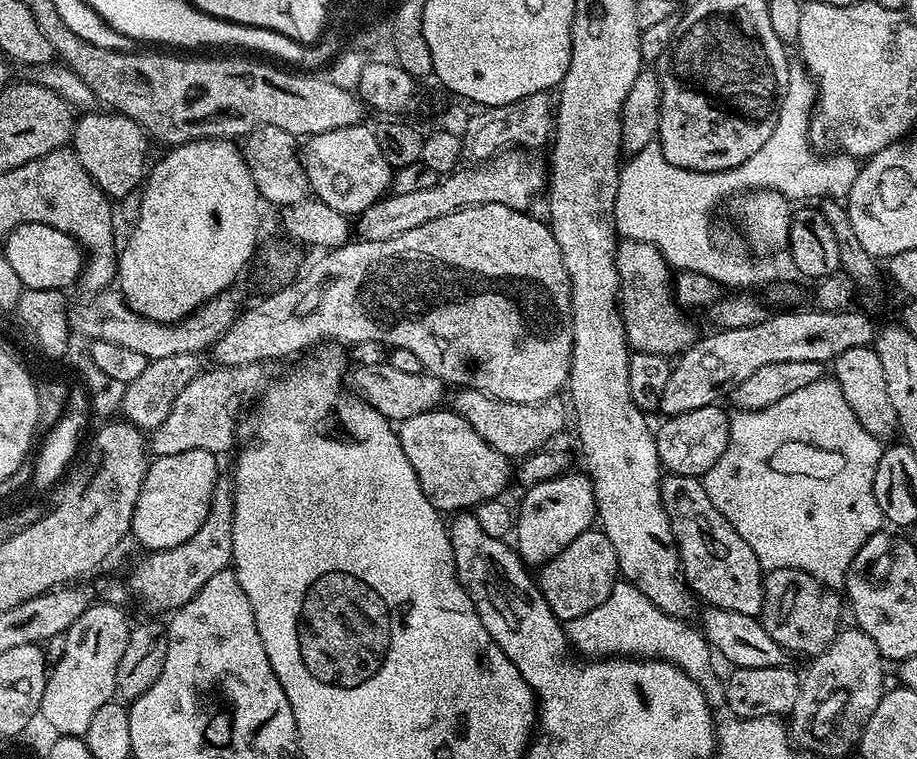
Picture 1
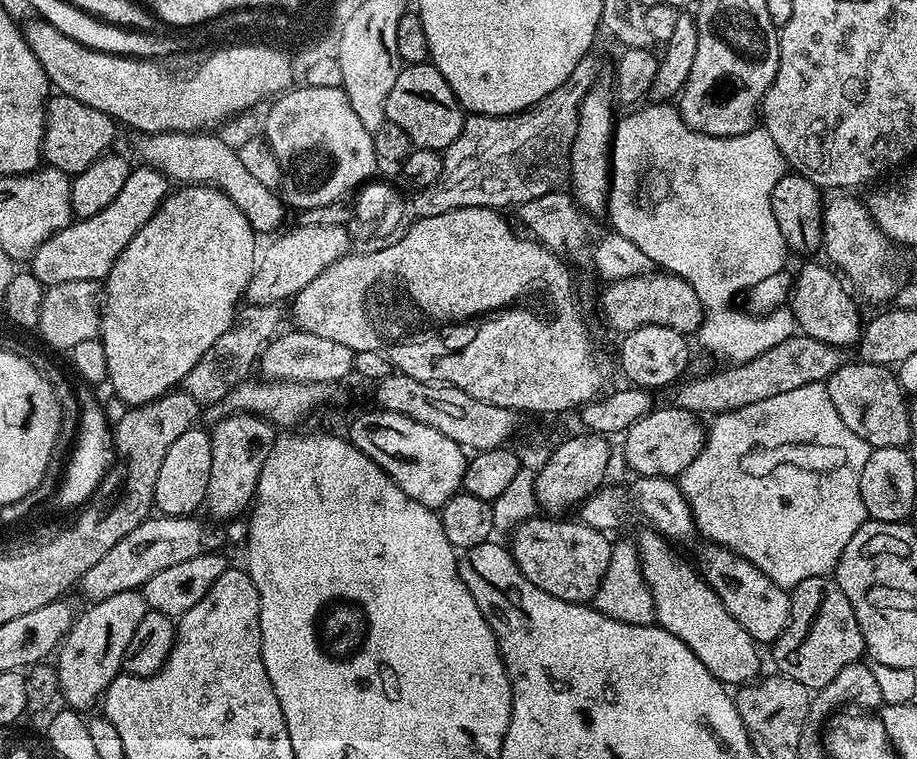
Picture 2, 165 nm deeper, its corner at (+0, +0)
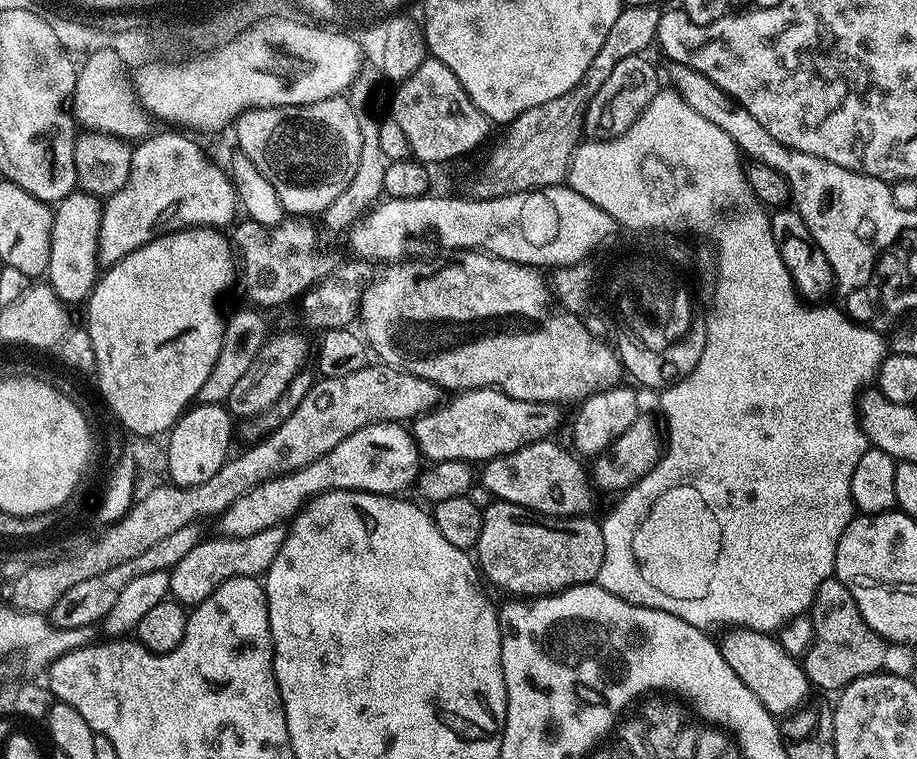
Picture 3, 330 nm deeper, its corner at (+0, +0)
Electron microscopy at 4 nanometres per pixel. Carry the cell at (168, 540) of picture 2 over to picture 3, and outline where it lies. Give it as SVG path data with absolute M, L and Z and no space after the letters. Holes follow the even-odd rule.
M403 423L362 426L354 430L350 438L342 438L334 450L322 454L322 458L293 472L270 478L254 486L254 490L246 490L242 498L236 499L218 517L219 531L230 538L250 538L250 534L287 525L309 500L321 496L323 492L354 490L400 494L403 488L417 483L421 472L422 457L416 447L416 439Z

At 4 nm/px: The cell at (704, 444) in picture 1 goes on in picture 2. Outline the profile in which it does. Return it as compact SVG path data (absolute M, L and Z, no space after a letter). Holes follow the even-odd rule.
M675 406L667 407L653 407L652 411L638 418L638 422L634 422L634 426L623 433L624 460L633 468L636 476L679 478L702 450L706 435L705 421L695 412Z

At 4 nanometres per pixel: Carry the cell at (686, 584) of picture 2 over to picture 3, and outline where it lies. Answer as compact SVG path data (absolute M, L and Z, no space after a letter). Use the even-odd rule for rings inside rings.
M729 627L724 637L719 637L720 653L726 658L730 670L738 674L750 691L766 706L766 710L777 718L783 718L805 703L810 693L808 675L801 661L782 650L779 639L766 632L755 632L749 628Z

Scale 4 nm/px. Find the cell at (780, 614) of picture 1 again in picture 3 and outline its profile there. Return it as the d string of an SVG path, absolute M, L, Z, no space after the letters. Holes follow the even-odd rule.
M829 578L818 586L816 597L812 599L810 619L812 643L802 657L802 667L813 689L836 694L850 682L873 676L885 667L889 645L864 621L850 590L846 590L842 581Z

